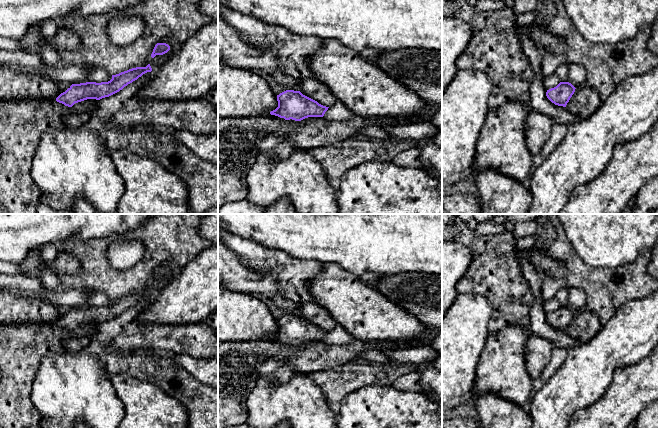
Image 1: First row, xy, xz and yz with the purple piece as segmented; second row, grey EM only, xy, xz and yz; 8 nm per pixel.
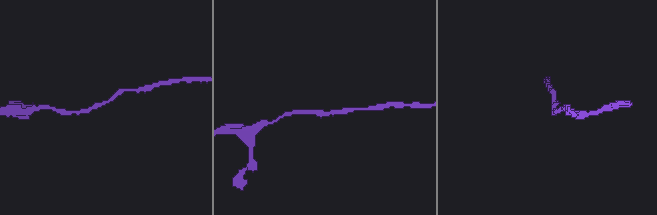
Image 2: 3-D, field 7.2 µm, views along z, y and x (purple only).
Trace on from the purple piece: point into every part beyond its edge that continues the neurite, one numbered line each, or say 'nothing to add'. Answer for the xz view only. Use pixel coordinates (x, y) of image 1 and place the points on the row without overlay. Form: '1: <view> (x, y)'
nothing to add

